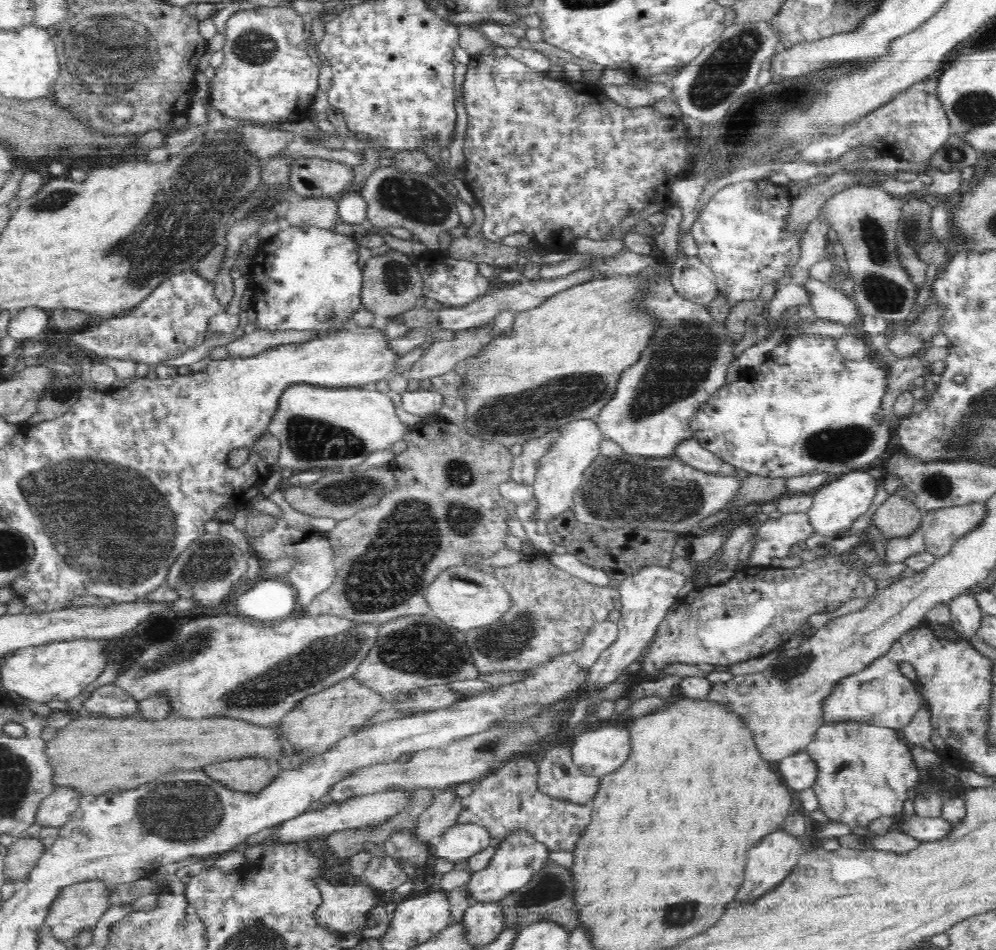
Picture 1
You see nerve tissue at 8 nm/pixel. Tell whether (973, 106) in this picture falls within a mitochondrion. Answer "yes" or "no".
yes

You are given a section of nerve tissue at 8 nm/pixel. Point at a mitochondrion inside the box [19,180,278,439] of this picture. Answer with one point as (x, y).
(54, 200)

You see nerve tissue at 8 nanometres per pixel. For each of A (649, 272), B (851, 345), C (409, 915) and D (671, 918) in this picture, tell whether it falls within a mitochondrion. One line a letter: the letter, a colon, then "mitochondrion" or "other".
A: other
B: other
C: other
D: mitochondrion

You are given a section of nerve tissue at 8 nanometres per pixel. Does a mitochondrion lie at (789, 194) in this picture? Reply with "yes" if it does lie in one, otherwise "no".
no

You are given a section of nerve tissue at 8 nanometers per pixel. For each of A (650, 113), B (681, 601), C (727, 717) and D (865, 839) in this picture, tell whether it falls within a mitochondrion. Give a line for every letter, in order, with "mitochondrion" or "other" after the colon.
A: other
B: other
C: other
D: other

